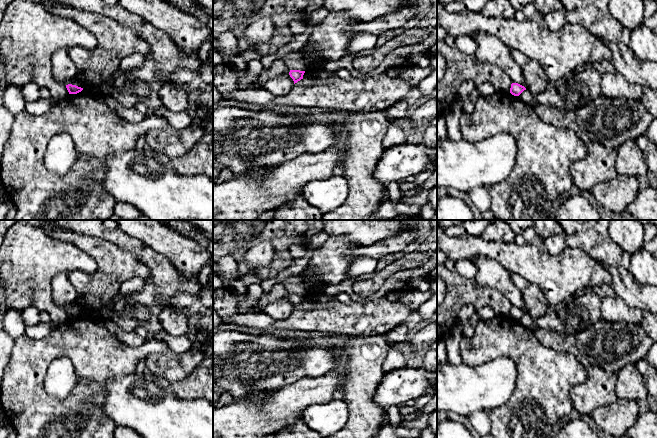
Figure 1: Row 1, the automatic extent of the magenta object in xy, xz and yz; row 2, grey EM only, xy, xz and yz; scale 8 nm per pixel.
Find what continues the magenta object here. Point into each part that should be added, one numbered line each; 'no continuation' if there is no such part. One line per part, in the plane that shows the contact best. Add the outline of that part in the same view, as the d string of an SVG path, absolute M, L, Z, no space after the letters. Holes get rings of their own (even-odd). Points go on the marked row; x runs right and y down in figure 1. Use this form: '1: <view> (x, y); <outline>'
no continuation

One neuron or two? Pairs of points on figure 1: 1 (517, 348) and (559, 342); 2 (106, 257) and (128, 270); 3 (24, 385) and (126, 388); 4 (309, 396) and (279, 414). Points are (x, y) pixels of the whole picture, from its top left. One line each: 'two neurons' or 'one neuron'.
1: two neurons
2: one neuron
3: two neurons
4: one neuron

